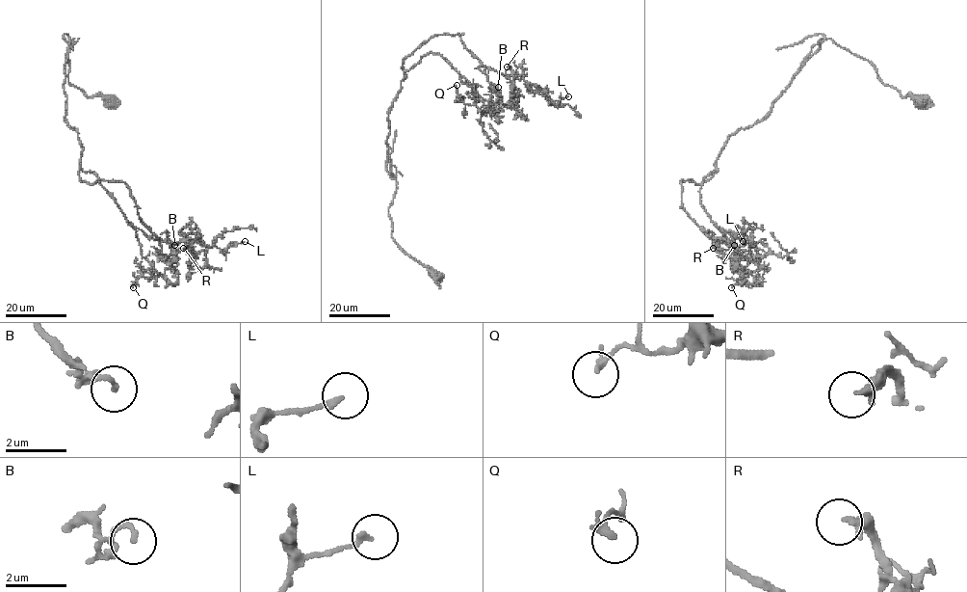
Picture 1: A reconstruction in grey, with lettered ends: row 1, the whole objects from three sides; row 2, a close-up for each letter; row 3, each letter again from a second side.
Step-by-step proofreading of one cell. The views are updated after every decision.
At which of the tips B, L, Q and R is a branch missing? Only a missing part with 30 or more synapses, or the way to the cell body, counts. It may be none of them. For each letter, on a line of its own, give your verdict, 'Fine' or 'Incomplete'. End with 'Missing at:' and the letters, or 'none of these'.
B: Fine
L: Fine
Q: Fine
R: Fine
Missing at: none of these

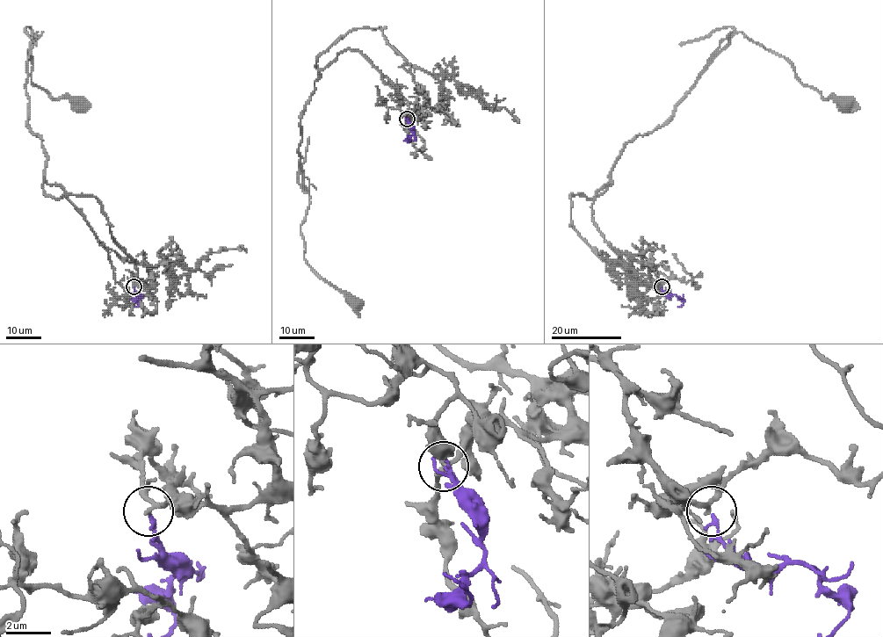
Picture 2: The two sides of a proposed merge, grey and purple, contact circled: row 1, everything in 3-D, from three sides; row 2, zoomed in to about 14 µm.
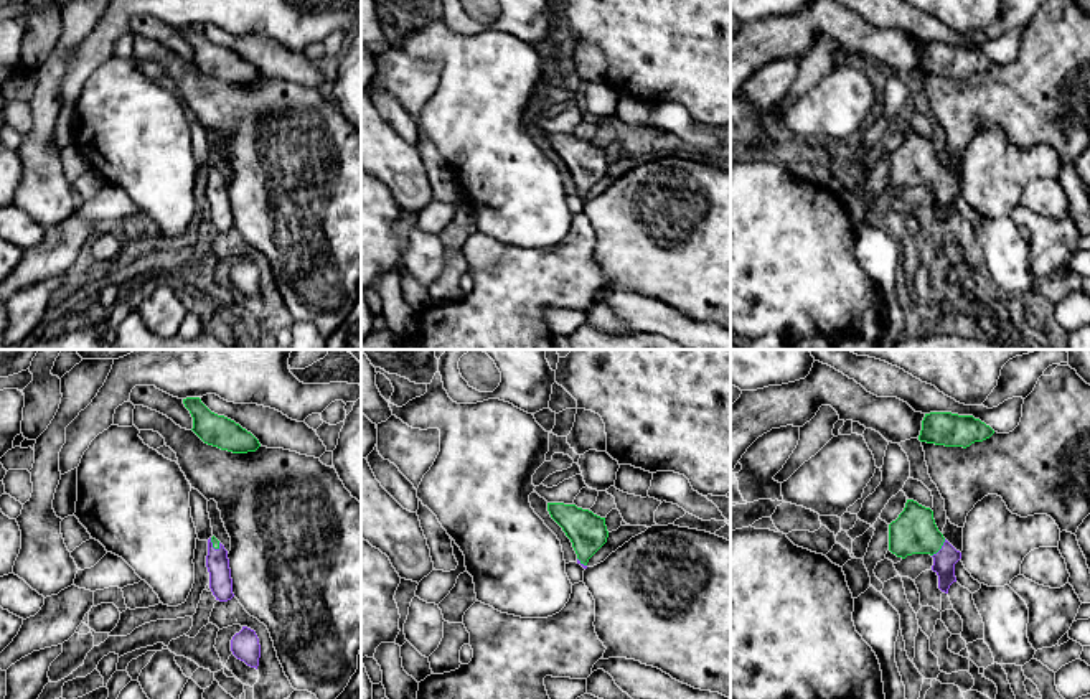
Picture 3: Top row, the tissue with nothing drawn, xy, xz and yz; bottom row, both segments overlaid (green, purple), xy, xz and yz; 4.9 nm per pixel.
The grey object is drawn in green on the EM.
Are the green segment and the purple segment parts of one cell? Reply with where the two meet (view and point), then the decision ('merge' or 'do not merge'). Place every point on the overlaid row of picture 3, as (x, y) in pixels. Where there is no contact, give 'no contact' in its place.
yz (940, 548) | merge

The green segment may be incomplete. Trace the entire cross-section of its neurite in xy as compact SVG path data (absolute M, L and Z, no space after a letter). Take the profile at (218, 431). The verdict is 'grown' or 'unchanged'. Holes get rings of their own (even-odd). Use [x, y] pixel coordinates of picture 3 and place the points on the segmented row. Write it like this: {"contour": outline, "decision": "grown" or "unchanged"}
{"contour": "M200 397L183 399L193 417L193 432L208 445L233 453L256 452L259 440L234 420L211 412Z", "decision": "unchanged"}

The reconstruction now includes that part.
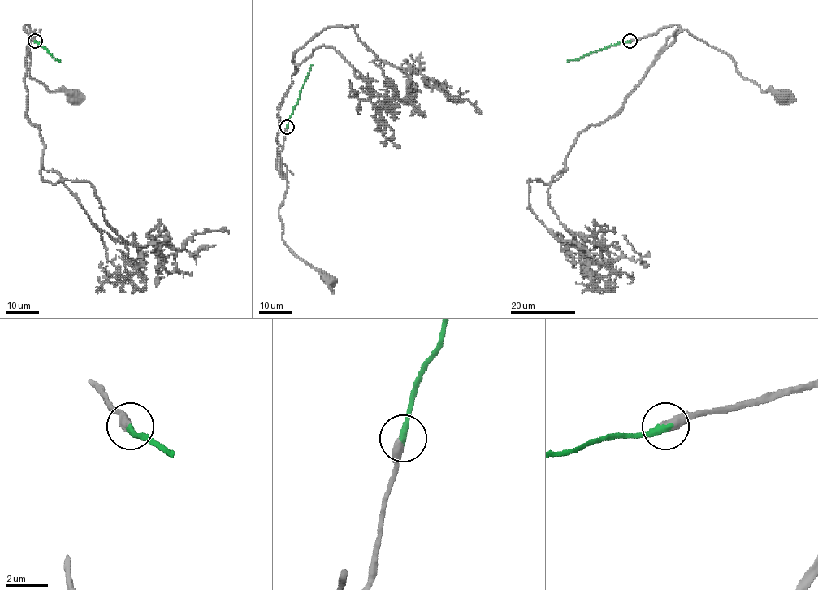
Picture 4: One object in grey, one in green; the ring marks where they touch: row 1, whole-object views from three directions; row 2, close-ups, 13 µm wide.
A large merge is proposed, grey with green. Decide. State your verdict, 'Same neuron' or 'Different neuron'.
Same neuron

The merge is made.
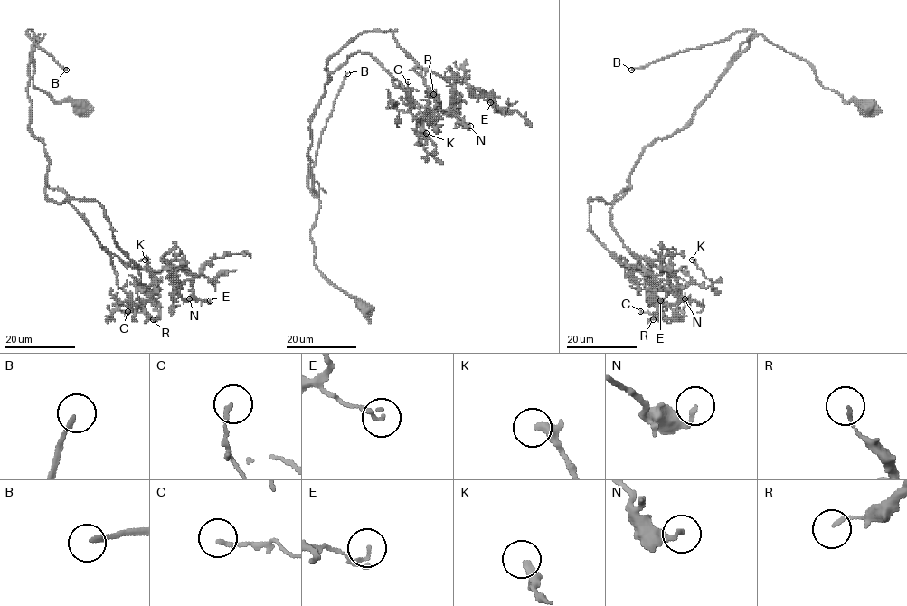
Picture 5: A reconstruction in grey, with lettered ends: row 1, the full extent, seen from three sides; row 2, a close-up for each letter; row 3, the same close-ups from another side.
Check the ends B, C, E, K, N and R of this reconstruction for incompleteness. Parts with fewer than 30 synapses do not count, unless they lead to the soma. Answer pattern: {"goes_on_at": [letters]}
{"goes_on_at": ["B"]}

